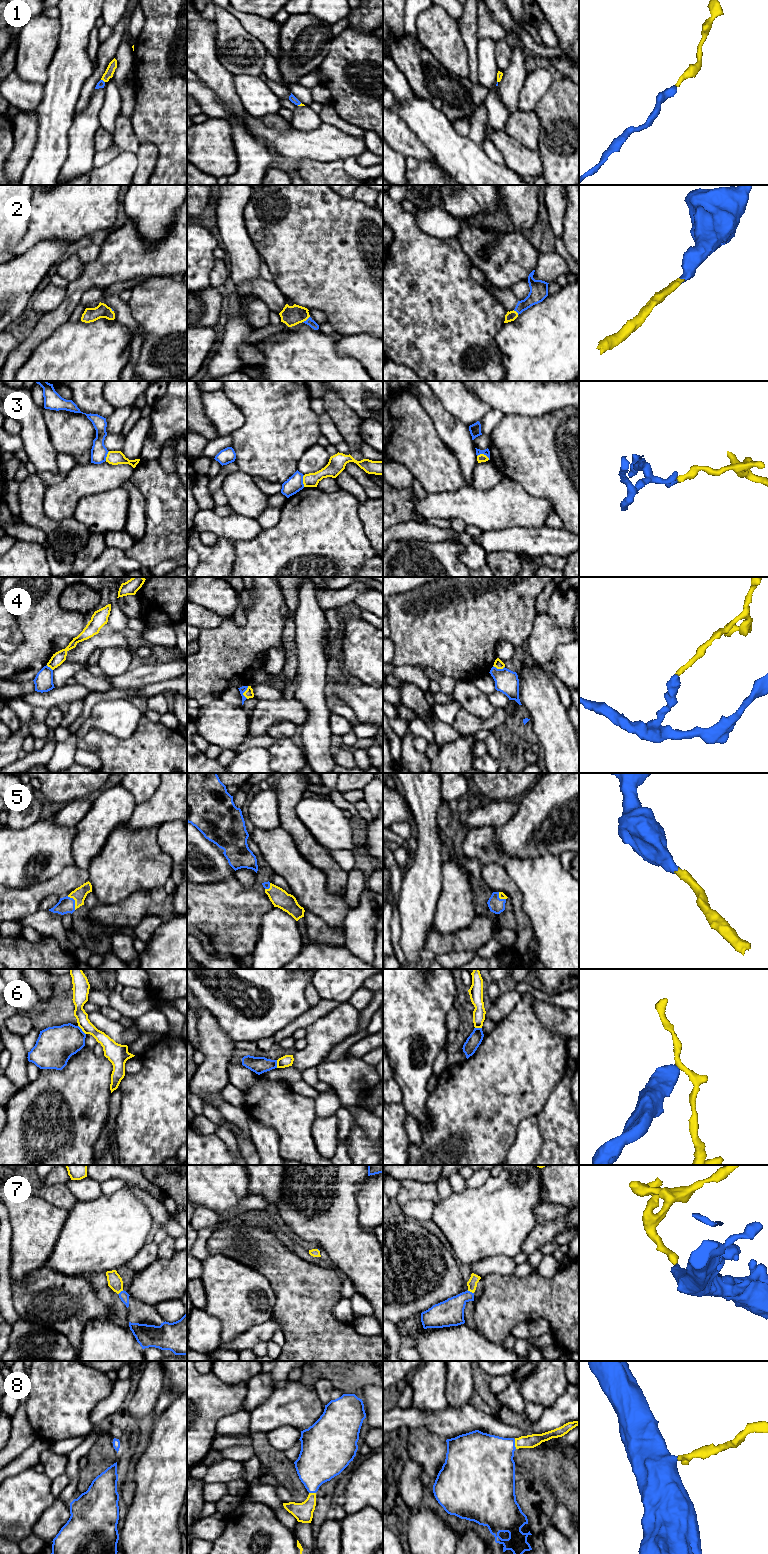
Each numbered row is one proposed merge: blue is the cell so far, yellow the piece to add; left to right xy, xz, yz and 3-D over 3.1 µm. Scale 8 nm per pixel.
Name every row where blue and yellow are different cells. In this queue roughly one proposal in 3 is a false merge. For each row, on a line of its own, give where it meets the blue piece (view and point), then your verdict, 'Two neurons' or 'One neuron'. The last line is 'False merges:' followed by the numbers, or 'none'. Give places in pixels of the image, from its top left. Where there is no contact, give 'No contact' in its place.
1: Touches blue at xy (103, 81). One neuron
2: Touches blue at xz (307, 319). One neuron
3: Touches blue at yz (483, 453). Two neurons
4: Touches blue at xz (244, 691). Two neurons
5: Touches blue at xy (74, 901). One neuron
6: Touches blue at xy (81, 1030). Two neurons
7: Touches blue at yz (469, 1291). One neuron
8: Touches blue at yz (514, 1444). One neuron
False merges: 3, 4, 6

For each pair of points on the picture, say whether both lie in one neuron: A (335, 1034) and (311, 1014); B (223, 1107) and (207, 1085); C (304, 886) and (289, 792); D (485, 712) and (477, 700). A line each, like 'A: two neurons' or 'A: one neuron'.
A: two neurons
B: two neurons
C: two neurons
D: one neuron

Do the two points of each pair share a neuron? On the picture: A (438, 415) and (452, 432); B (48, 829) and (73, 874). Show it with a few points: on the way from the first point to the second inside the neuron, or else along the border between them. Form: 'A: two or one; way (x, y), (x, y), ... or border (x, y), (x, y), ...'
A: one; way (442, 419), (449, 428)
B: two; border (73, 862), (49, 879)

